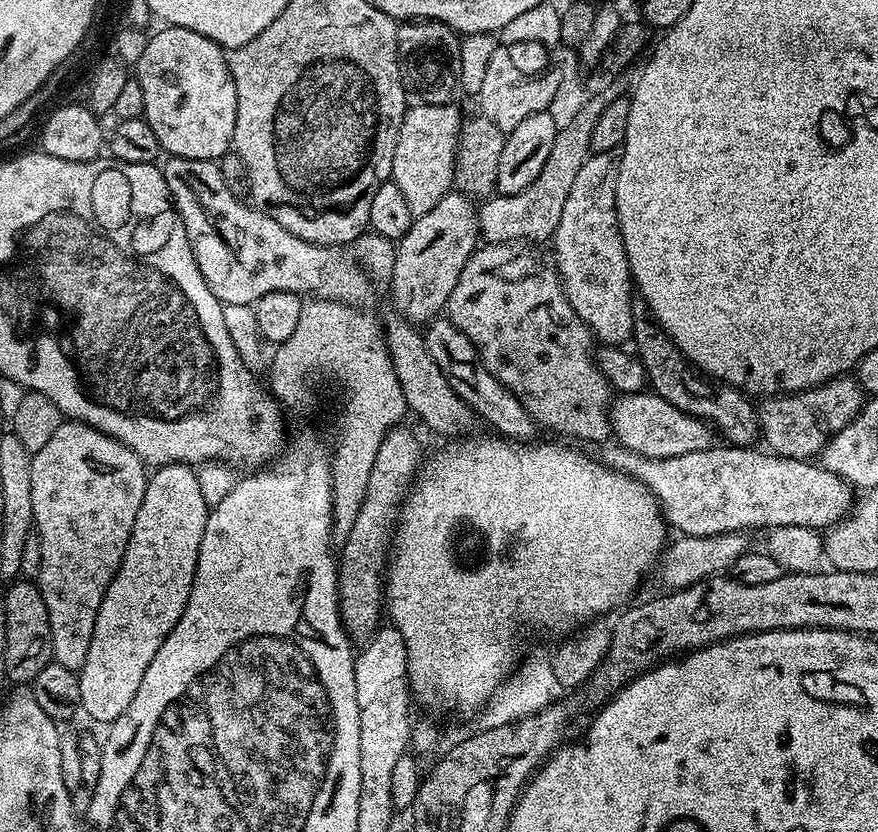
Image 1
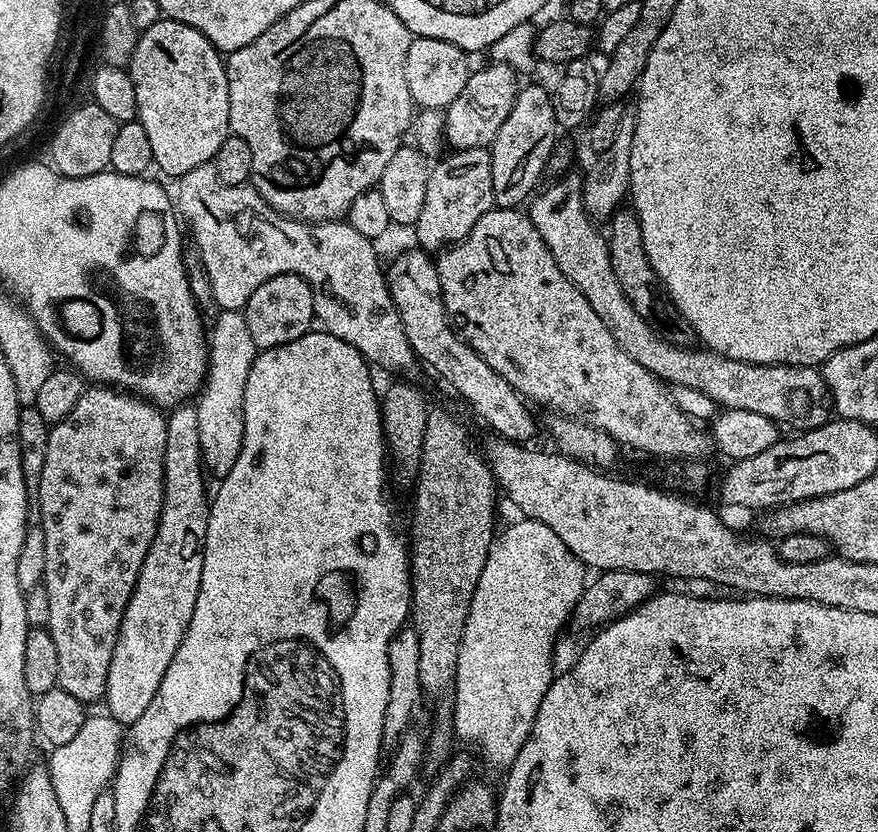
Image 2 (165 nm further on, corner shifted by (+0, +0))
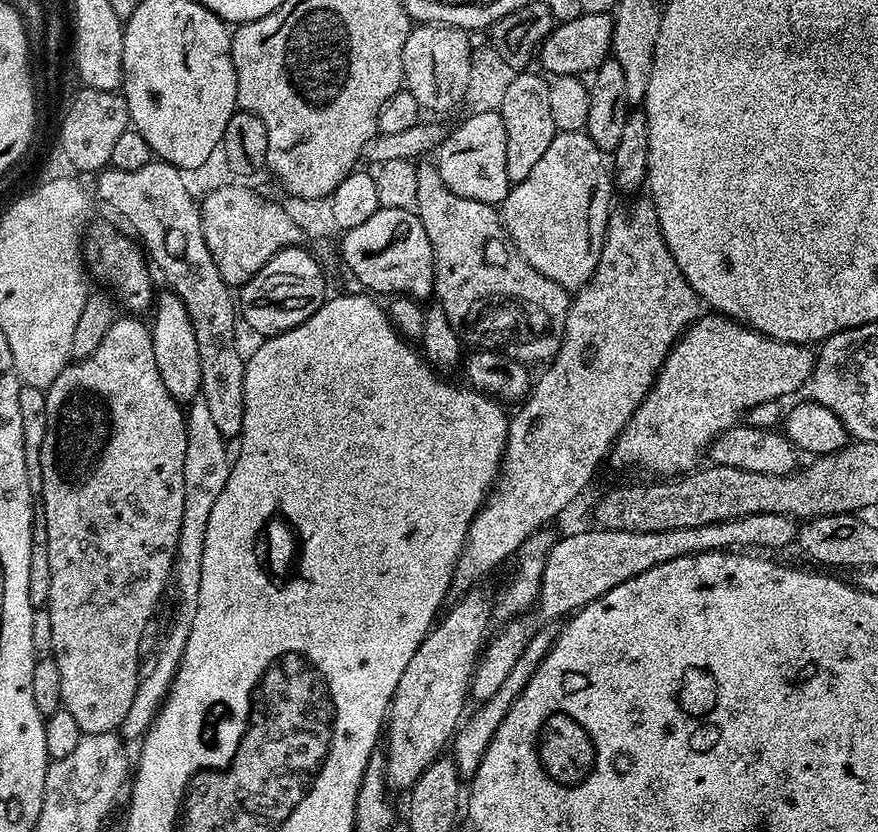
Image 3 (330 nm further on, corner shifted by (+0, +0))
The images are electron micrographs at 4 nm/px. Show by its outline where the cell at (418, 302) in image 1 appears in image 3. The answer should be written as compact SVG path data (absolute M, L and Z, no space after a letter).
M473 111L438 145L434 163L442 182L454 194L493 206L504 203L509 190L506 174L506 126L499 111Z

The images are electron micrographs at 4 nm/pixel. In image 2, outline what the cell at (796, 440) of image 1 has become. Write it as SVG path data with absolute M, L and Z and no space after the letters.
M561 175L549 188L541 187L531 197L527 214L534 222L534 230L542 234L542 242L546 242L550 254L554 254L558 270L570 278L586 302L590 302L594 314L602 318L606 330L614 334L614 342L618 342L618 346L622 346L622 350L626 350L638 366L650 370L650 374L667 385L691 386L693 390L714 398L721 409L763 414L775 424L785 429L792 428L788 430L797 433L809 432L829 420L830 397L819 367L807 364L747 364L700 346L679 348L665 340L653 325L644 320L642 314L630 306L630 298L622 294L622 286L618 286L618 278L614 278L605 233L596 229L597 221L586 210L581 177L572 175Z

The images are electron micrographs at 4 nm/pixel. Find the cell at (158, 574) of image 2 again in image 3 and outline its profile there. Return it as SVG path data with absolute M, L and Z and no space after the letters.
M171 290L163 291L155 293L154 307L150 312L154 362L173 398L178 402L191 402L201 395L202 362L198 362L198 338L194 338L194 326L190 326L190 314L186 314L182 298Z

